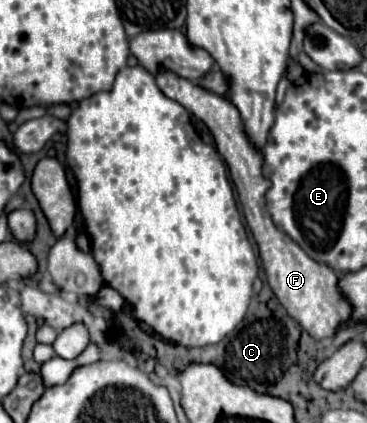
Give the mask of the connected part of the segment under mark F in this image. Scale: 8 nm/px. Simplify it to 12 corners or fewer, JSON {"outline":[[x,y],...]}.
{"outline":[[169,69],[157,87],[213,133],[275,297],[311,337],[351,307],[267,213],[263,153],[227,97]]}

